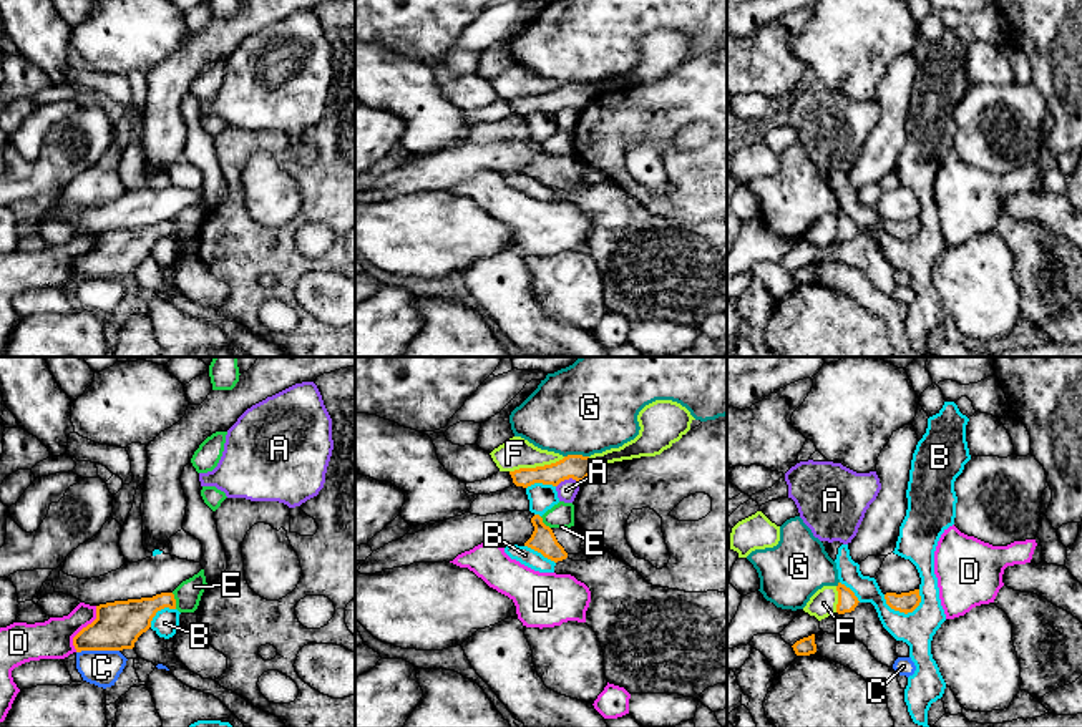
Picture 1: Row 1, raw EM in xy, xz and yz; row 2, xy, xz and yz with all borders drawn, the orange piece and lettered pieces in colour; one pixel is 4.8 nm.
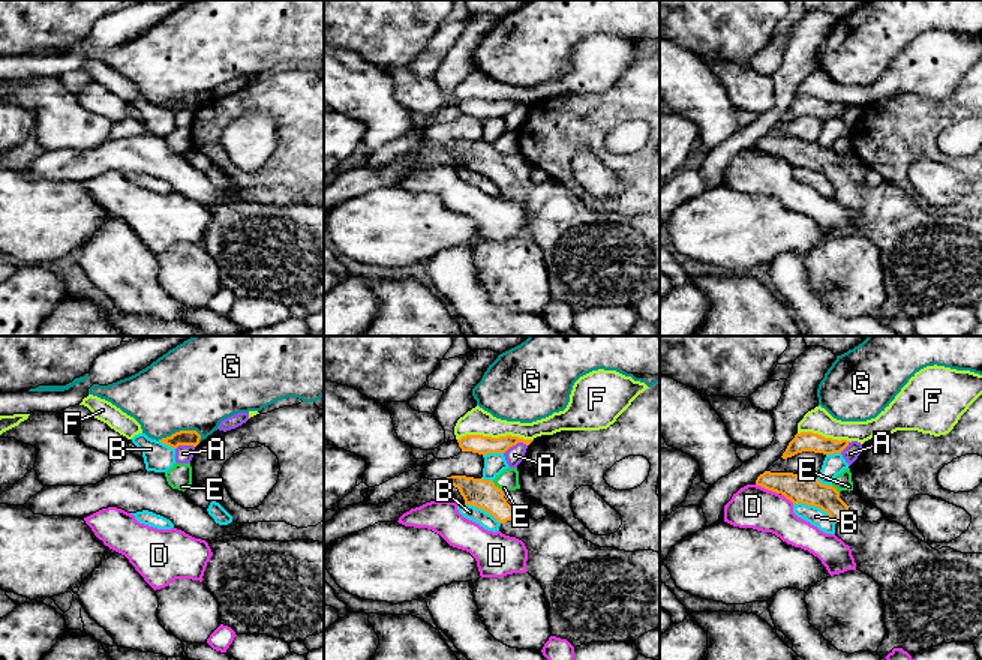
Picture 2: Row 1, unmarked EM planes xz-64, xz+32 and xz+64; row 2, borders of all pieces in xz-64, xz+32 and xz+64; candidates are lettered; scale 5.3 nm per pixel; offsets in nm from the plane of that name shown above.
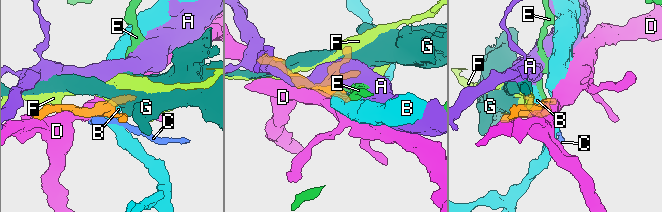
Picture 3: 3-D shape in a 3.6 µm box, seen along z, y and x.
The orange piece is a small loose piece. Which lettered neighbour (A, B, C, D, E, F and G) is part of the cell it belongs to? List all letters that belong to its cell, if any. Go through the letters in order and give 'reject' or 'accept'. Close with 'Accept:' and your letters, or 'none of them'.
A: reject
B: reject
C: reject
D: reject
E: reject
F: reject
G: reject
Accept: none of them

